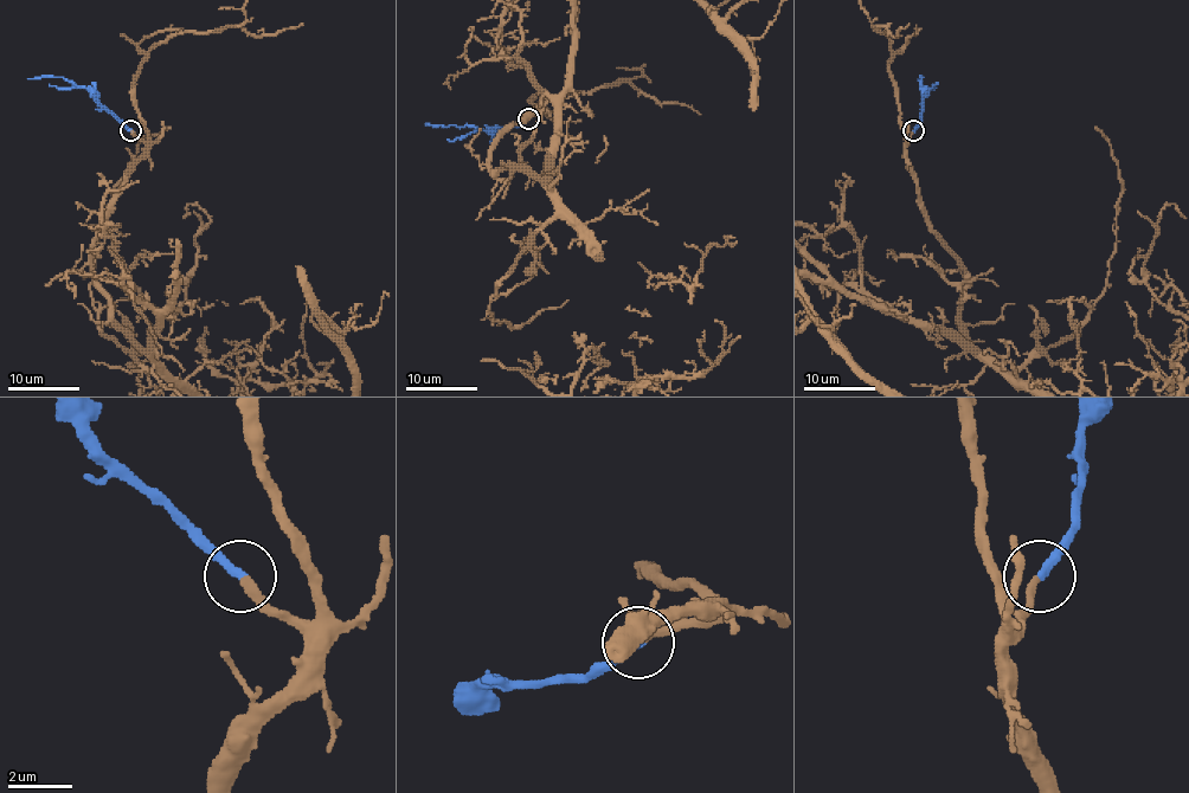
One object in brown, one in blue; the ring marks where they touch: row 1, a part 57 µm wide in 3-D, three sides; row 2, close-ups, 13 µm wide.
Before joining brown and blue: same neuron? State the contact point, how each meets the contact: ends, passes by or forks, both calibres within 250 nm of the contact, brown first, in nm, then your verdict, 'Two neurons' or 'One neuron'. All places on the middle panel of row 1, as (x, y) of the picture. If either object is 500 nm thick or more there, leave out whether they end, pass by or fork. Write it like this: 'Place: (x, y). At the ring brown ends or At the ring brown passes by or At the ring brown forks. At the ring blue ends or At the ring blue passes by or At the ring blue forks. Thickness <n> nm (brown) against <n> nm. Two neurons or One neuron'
Place: (528, 118). At the ring brown ends. At the ring blue ends. Thickness 260 nm (brown) against 280 nm. One neuron

